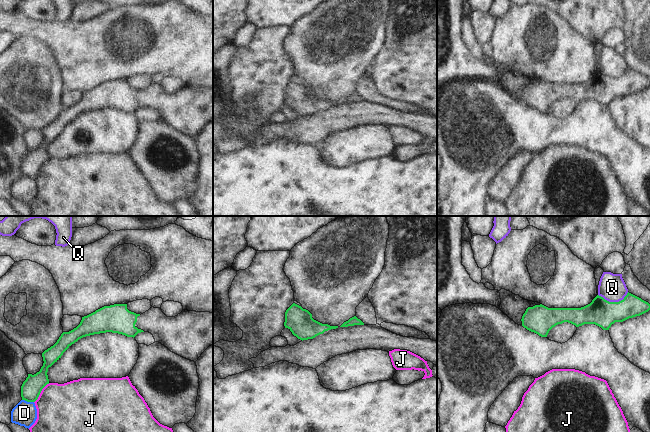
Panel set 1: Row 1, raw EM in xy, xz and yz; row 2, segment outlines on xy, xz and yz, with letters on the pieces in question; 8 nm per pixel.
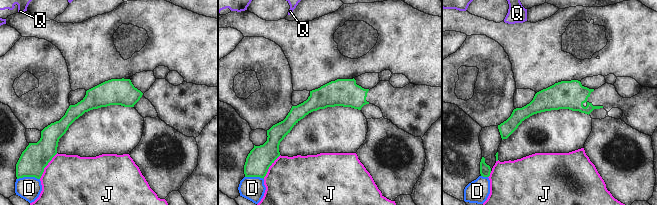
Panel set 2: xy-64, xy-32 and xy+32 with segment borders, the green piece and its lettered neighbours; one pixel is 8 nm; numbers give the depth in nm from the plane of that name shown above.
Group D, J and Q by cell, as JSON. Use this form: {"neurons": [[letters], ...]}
{"neurons": [["D"], ["J"], ["Q"]]}

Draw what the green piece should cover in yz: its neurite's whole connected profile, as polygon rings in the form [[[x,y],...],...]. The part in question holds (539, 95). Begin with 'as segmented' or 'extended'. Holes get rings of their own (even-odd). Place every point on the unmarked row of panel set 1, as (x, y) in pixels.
as segmented; [[[628,68],[619,78],[609,78],[597,71],[590,80],[581,84],[548,84],[542,80],[535,81],[526,85],[521,97],[527,106],[547,113],[553,103],[564,98],[576,103],[595,100],[603,106],[609,106],[615,98],[623,98],[649,86],[648,78]]]

